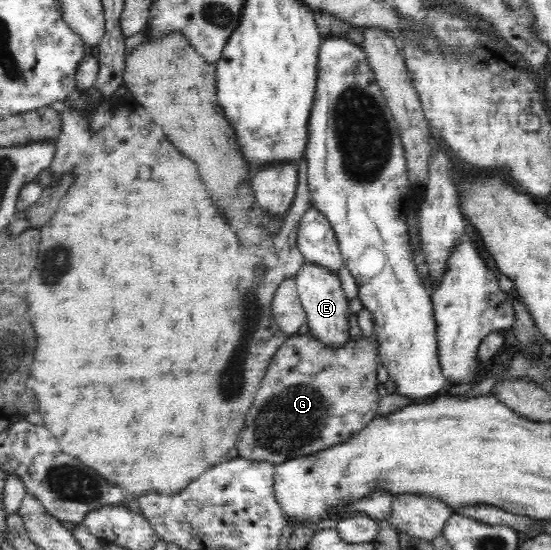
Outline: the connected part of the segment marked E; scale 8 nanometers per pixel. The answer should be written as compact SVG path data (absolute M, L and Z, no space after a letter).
M304 264L293 277L298 297L306 314L311 335L326 345L343 345L349 336L349 300L345 297L338 275L321 265Z

